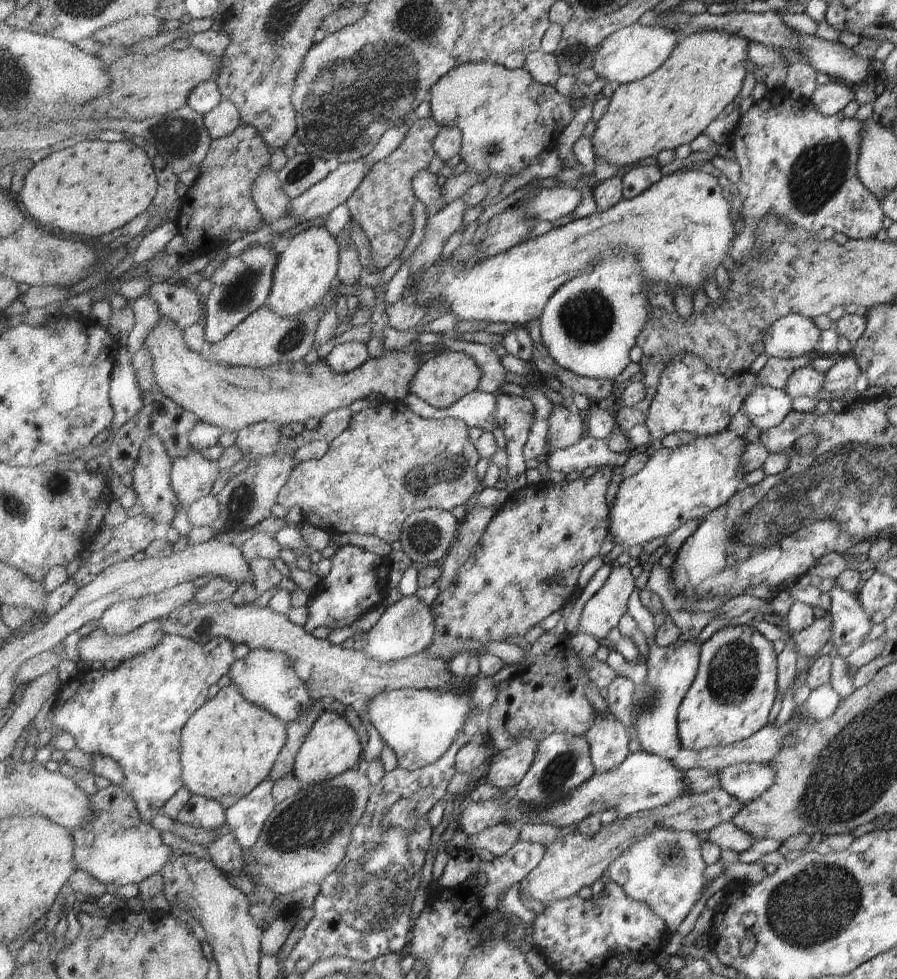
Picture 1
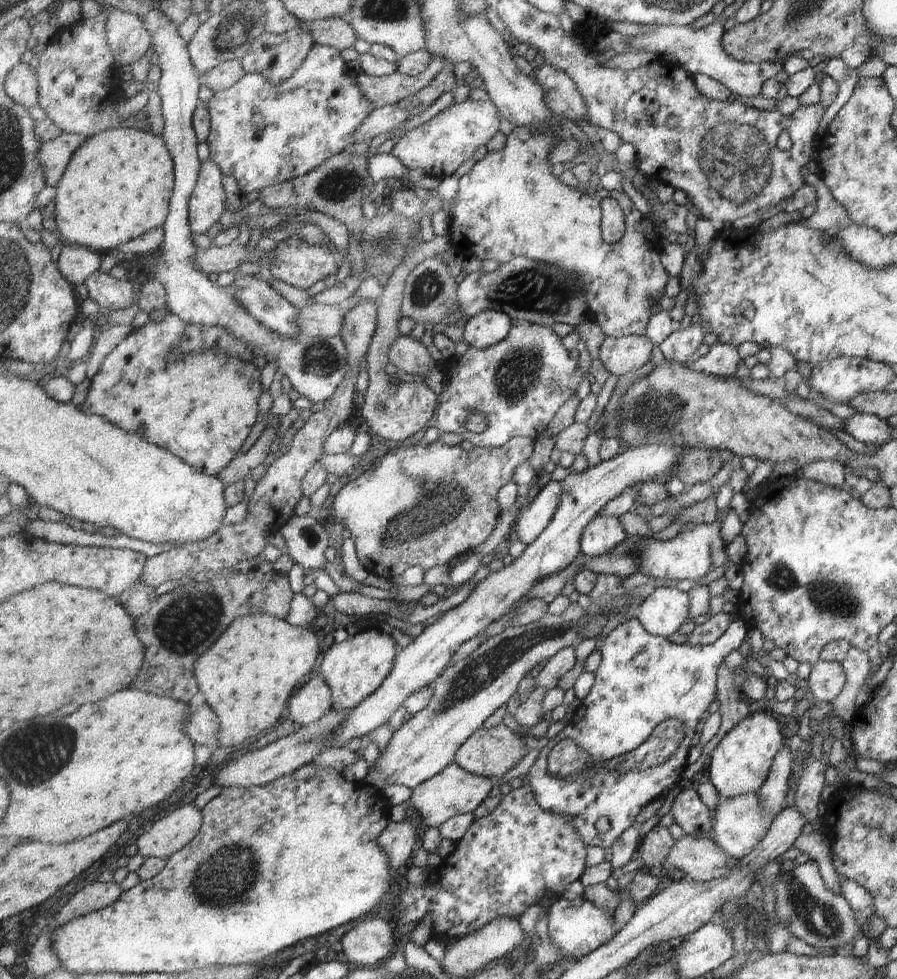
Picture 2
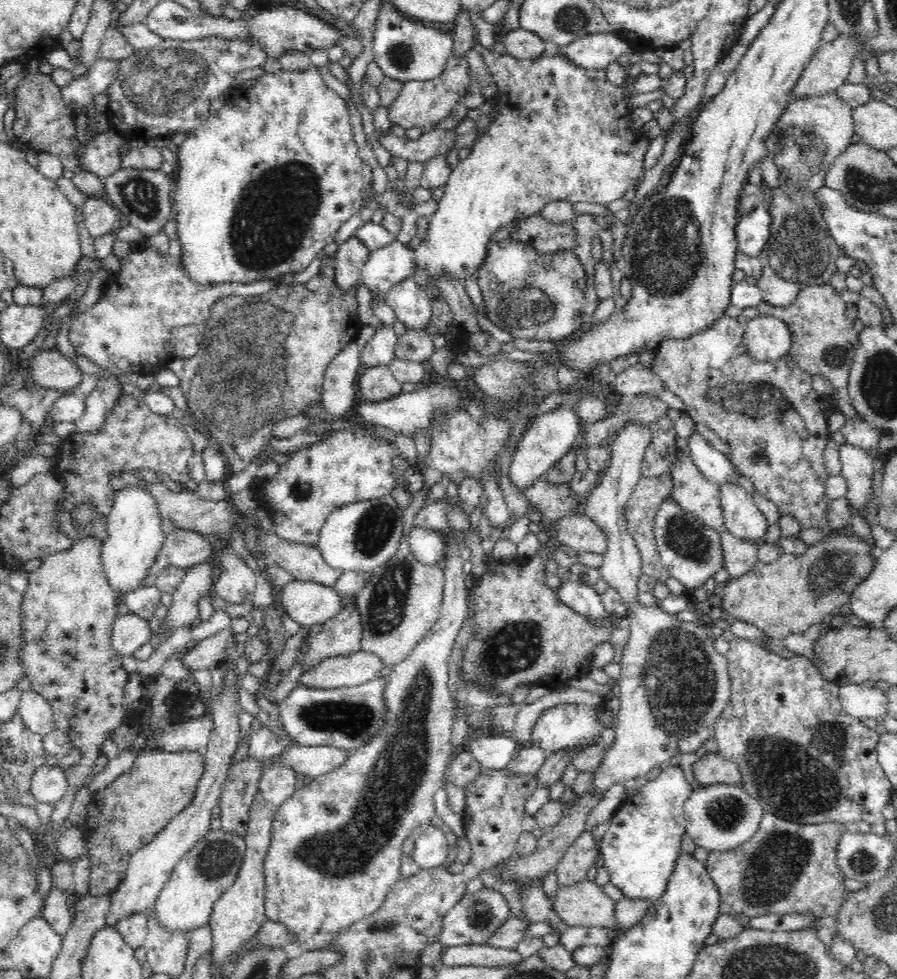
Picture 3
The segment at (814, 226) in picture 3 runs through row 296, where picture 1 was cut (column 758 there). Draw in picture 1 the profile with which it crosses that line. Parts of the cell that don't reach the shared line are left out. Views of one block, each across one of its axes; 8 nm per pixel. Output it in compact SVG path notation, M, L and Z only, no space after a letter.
M739 763L716 771L718 786L727 795L734 795L741 804L749 804L771 786L774 770L763 763Z

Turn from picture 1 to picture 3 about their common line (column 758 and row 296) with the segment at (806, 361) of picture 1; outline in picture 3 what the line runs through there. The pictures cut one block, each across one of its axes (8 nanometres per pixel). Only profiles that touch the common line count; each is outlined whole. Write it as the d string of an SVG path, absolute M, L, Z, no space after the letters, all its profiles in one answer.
M477 41L474 46L472 46L474 51L480 53L482 55L482 59L484 59L484 63L486 63L486 67L488 67L488 71L490 71L490 75L492 75L492 81L496 83L496 94L490 97L490 102L494 105L494 111L496 110L496 114L494 114L494 118L490 121L490 124L482 134L476 134L471 137L469 141L471 153L464 160L459 160L459 162L452 170L452 174L450 174L450 180L445 184L445 191L443 193L443 197L439 200L439 205L436 213L430 217L429 227L427 231L427 235L425 240L420 243L419 248L416 251L410 250L407 245L400 243L399 241L392 241L390 244L386 244L386 246L382 246L382 248L378 248L378 250L370 251L368 254L368 258L366 260L366 264L364 264L364 268L361 272L360 282L362 285L366 286L366 288L372 294L370 307L372 309L373 315L380 320L380 322L385 324L392 324L395 321L395 312L388 304L384 301L387 292L392 288L392 286L397 285L398 282L404 281L406 278L409 278L414 274L414 268L416 266L420 266L420 268L424 269L424 272L432 276L434 280L437 282L437 279L441 277L442 272L446 272L454 276L455 278L459 278L462 283L466 281L466 278L475 277L477 274L478 268L484 262L484 258L486 258L486 252L488 252L488 246L490 241L493 240L493 235L500 226L506 226L509 222L514 220L518 220L520 217L529 217L540 214L544 211L547 204L556 201L568 201L572 204L576 204L577 202L590 202L592 204L610 204L613 200L618 200L618 198L622 198L624 193L630 189L632 186L632 182L634 180L638 180L638 178L642 178L642 166L645 162L645 155L647 154L647 150L649 149L648 142L639 142L636 137L636 127L634 125L630 125L629 122L632 122L632 105L630 104L630 100L634 98L634 96L640 96L640 94L646 94L646 92L652 92L652 90L658 90L658 88L664 88L667 95L672 96L675 99L679 99L685 93L685 84L687 79L673 72L671 73L671 77L668 81L661 81L656 73L654 74L646 74L641 72L631 81L628 81L624 85L616 86L612 84L607 79L606 69L586 69L582 68L580 65L572 62L564 53L563 49L557 46L546 46L544 52L540 52L540 56L538 58L514 58L510 54L498 54L494 50L490 50L489 48L484 48Z

